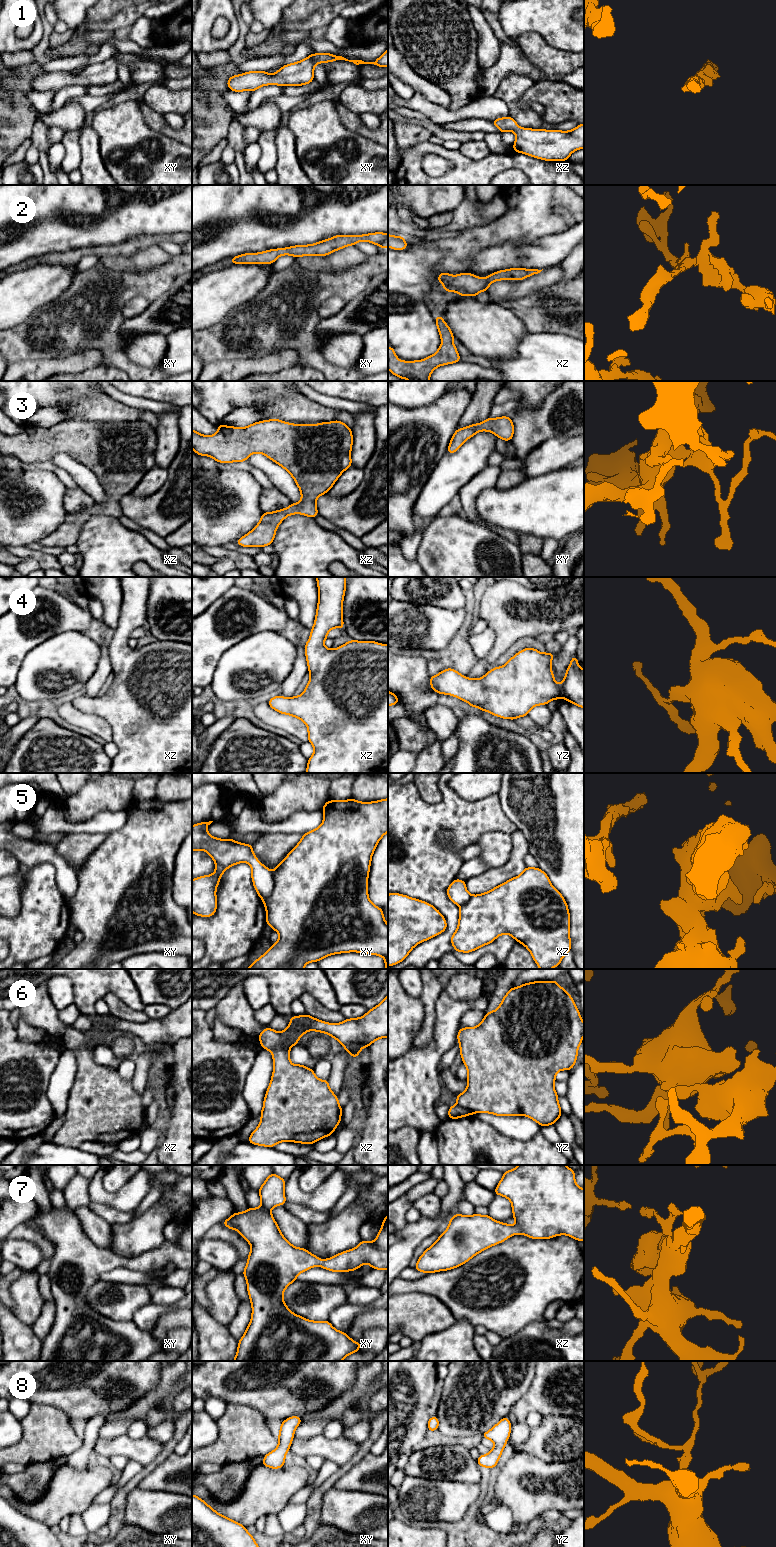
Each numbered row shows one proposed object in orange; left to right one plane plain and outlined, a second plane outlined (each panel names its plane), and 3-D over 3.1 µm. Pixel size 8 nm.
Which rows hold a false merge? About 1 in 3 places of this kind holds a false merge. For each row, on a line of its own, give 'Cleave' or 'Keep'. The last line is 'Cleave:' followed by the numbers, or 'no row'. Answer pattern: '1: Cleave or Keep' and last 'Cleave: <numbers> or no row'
1: Keep
2: Keep
3: Keep
4: Keep
5: Keep
6: Cleave
7: Keep
8: Keep
Cleave: 6

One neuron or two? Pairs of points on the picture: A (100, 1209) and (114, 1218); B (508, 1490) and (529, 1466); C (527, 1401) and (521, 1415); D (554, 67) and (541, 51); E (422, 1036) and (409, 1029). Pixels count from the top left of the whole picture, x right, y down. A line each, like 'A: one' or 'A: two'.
A: one
B: one
C: one
D: one
E: two

